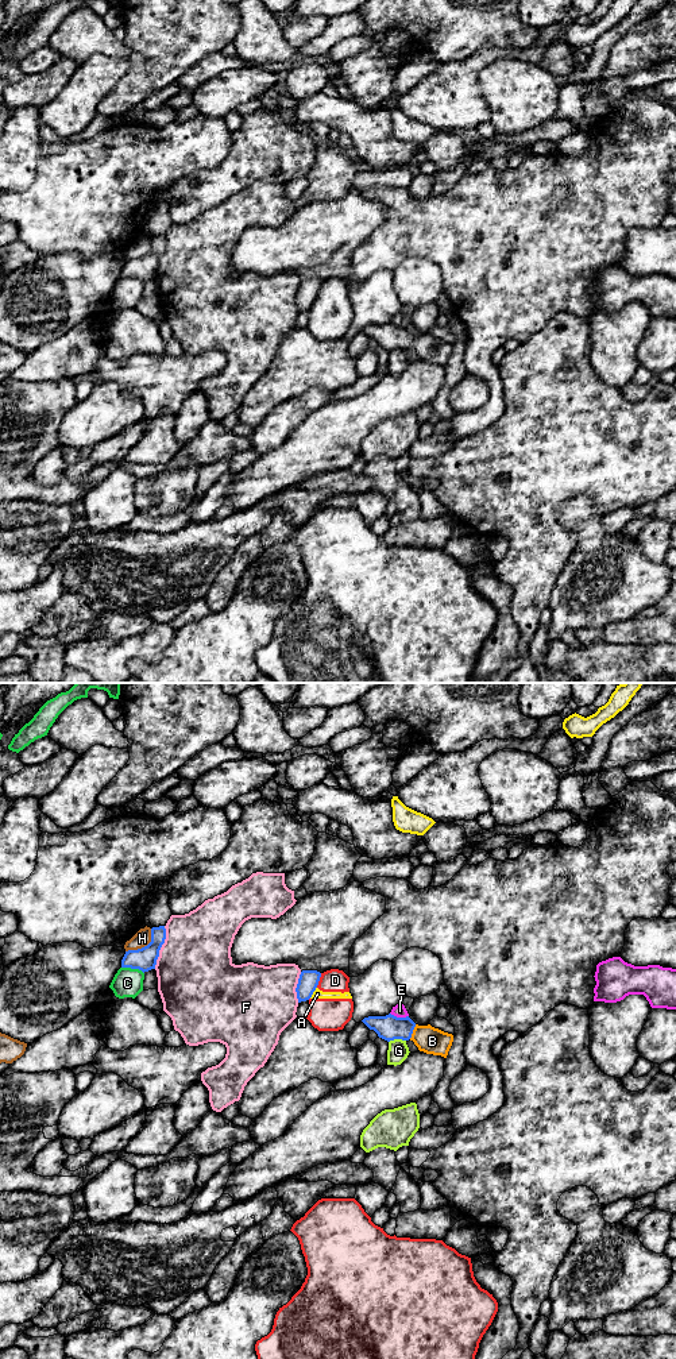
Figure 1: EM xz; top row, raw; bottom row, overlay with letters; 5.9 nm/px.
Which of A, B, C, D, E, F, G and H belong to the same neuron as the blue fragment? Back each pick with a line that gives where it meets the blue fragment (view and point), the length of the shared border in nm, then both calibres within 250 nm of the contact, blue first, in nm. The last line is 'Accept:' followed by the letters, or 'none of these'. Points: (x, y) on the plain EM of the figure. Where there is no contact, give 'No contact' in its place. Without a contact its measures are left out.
B: Touches blue at xz (412, 340). Shared border 100 nm. Thickness 150 nm (blue) against 160 nm
Accept: B

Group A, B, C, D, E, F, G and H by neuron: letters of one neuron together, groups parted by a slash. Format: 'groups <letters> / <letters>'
groups A D / B / C / E / F / G / H

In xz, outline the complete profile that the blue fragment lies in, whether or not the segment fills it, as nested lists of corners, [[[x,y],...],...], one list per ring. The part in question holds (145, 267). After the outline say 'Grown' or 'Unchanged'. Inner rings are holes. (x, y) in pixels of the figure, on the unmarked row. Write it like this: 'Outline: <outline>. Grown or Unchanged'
Outline: [[[165,235],[151,238],[151,251],[138,259],[125,260],[121,269],[121,277],[139,278],[143,282],[155,278],[159,259],[166,248]]]. Unchanged

